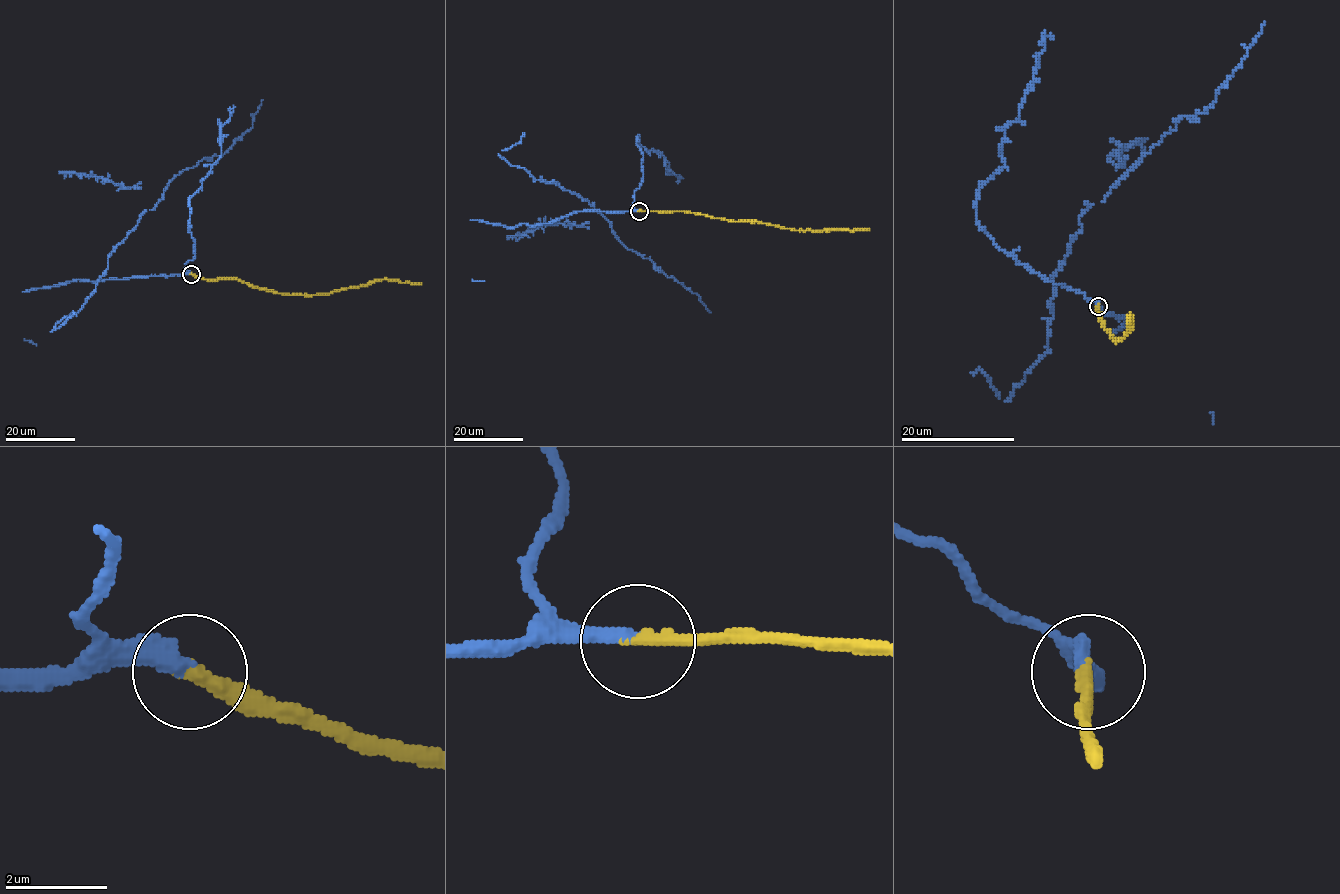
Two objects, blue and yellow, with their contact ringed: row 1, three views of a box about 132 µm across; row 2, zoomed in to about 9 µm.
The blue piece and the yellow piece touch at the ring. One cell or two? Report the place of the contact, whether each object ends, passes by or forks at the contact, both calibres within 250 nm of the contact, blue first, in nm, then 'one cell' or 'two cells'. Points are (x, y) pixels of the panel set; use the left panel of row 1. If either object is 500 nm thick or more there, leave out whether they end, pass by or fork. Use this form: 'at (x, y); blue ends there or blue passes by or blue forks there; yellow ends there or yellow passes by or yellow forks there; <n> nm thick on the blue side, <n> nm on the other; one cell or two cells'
at (191, 274); blue ends there; yellow ends there; 360 nm thick on the blue side, 280 nm on the other; one cell

